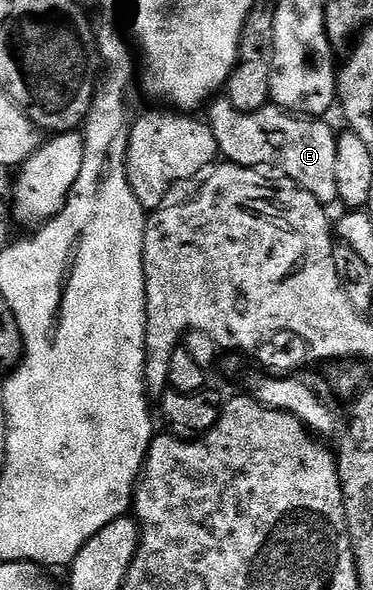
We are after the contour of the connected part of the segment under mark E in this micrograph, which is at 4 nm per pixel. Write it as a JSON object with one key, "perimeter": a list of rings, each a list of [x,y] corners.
{"perimeter":[[[228,99],[215,100],[209,109],[210,130],[212,135],[216,135],[219,154],[229,164],[242,165],[245,169],[261,170],[265,167],[267,170],[277,171],[283,178],[308,191],[308,195],[315,197],[323,207],[330,207],[330,204],[338,201],[336,189],[338,133],[326,119],[299,119],[295,114],[288,113],[273,103],[260,111],[241,113],[232,107]]]}

